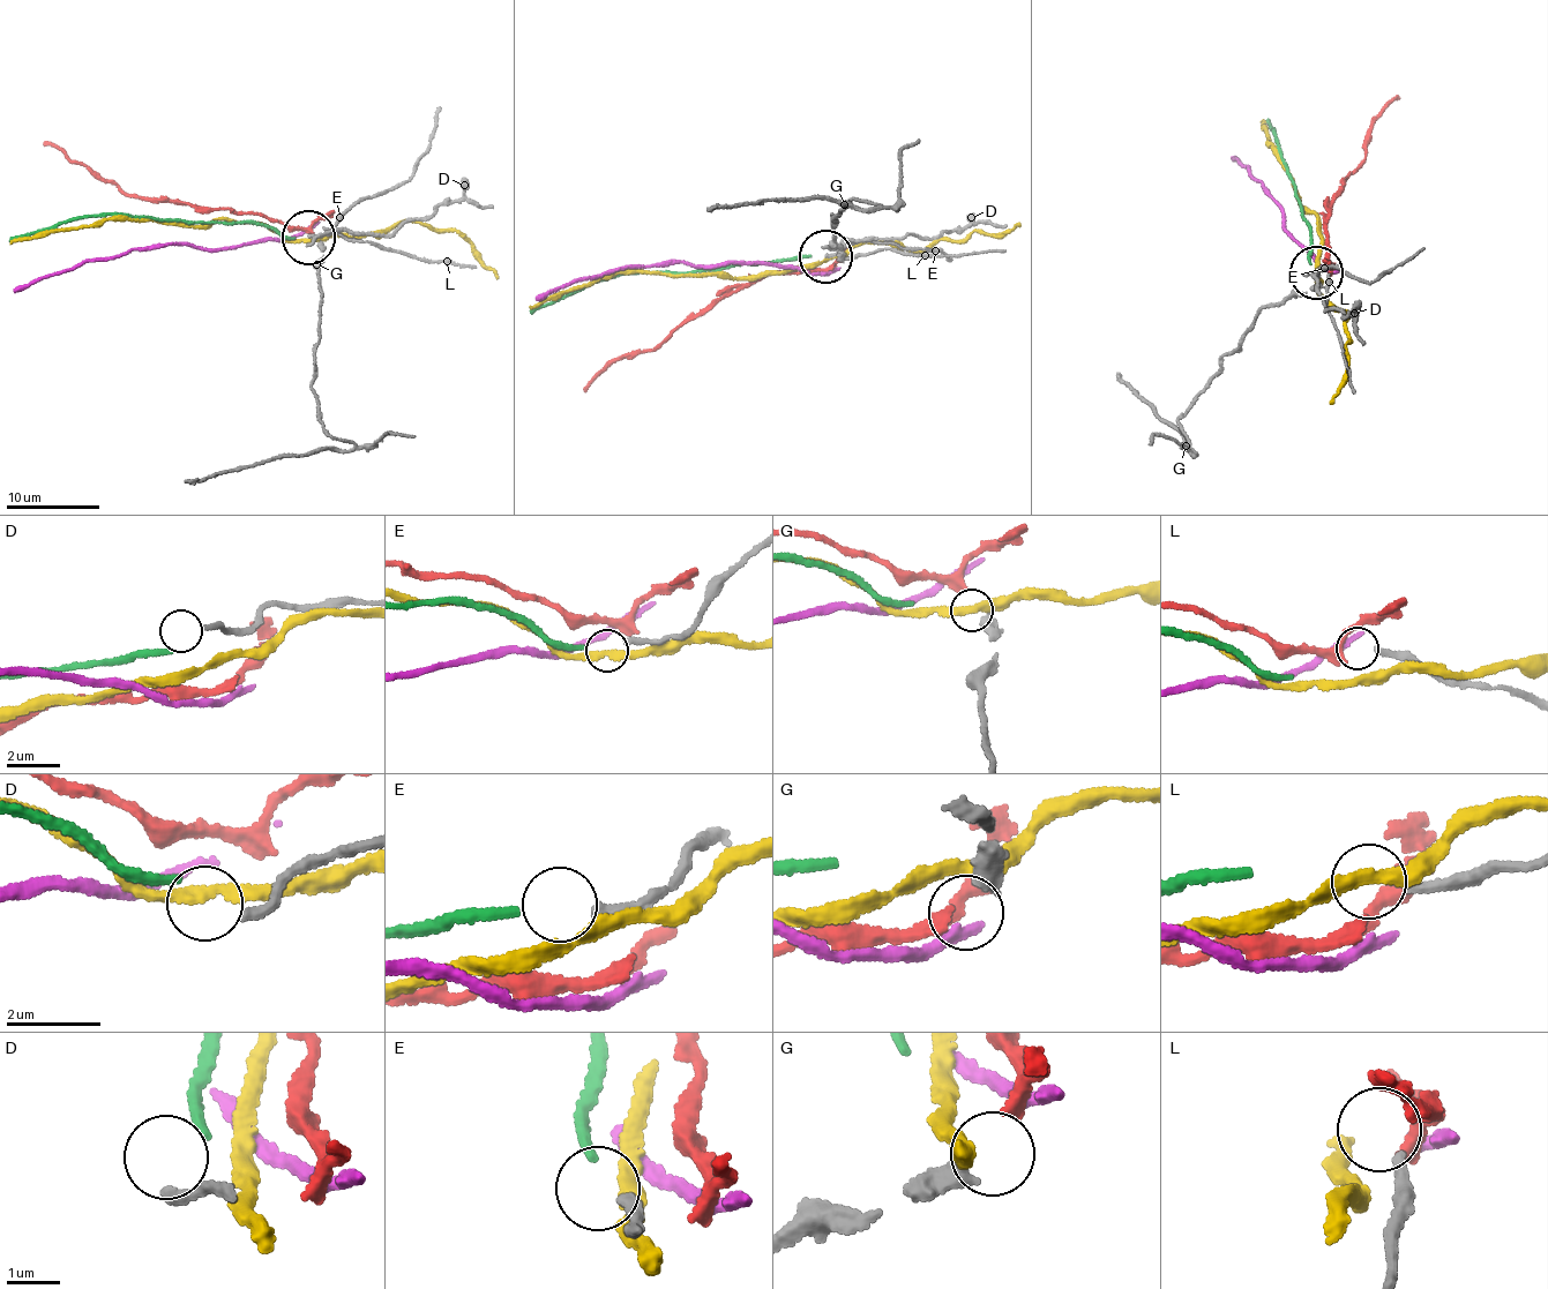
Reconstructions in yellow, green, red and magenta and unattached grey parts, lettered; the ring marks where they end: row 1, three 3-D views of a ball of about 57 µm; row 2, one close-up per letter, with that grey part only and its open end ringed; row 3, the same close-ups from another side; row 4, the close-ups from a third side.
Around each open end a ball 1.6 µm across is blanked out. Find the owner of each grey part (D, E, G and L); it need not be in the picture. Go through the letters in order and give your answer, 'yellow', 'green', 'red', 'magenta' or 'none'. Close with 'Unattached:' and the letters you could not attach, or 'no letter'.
D: none
E: green
G: red
L: none
Unattached: D, L

